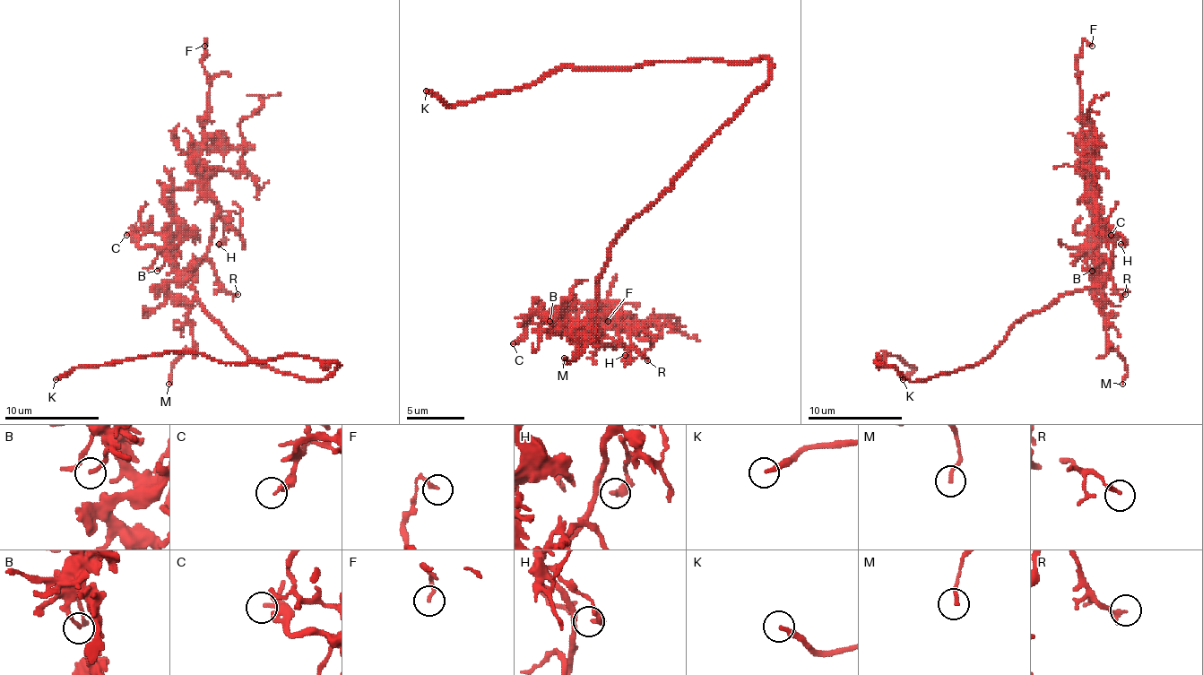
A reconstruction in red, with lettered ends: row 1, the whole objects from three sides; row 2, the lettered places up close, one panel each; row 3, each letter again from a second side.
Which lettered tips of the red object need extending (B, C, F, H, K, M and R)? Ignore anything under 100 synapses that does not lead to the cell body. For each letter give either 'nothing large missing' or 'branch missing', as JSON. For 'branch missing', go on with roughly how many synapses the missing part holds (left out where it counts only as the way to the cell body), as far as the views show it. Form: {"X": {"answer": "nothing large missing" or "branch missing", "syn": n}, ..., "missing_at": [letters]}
{"B": {"answer": "nothing large missing"}, "C": {"answer": "nothing large missing"}, "F": {"answer": "nothing large missing"}, "H": {"answer": "nothing large missing"}, "K": {"answer": "branch missing"}, "M": {"answer": "nothing large missing"}, "R": {"answer": "nothing large missing"}, "missing_at": ["K"]}

